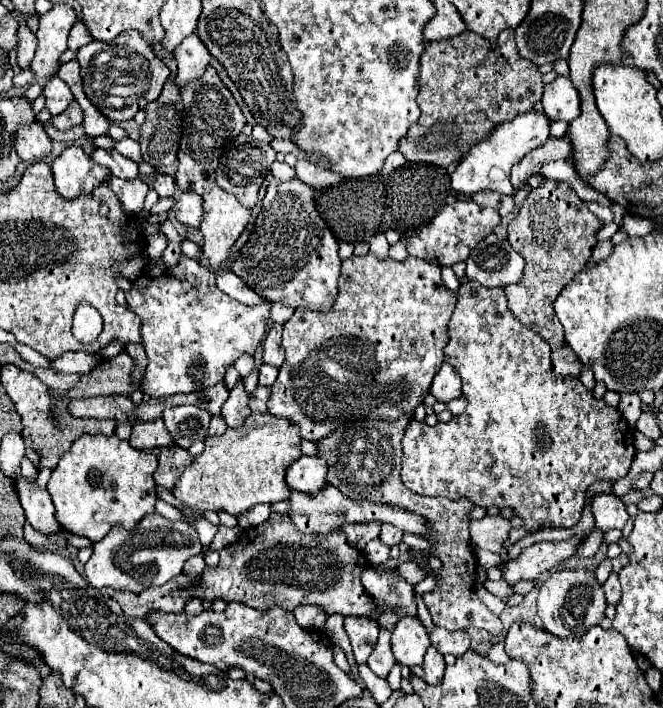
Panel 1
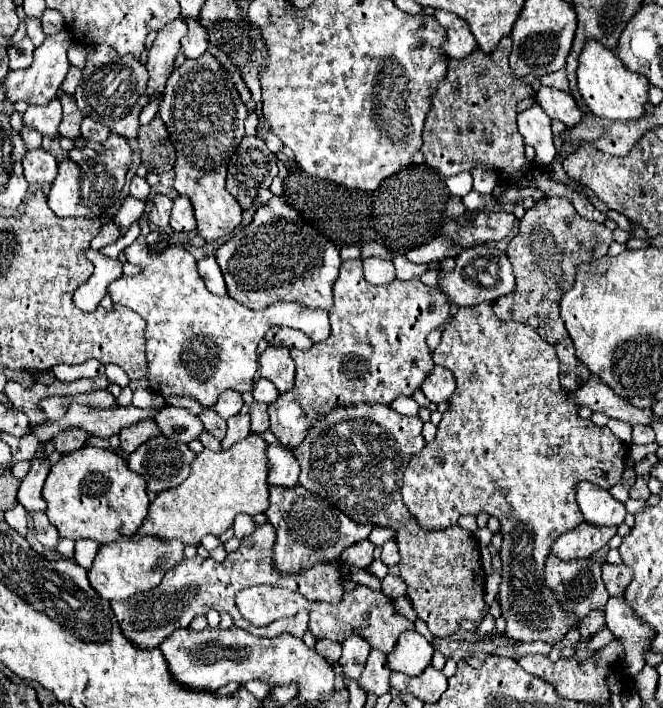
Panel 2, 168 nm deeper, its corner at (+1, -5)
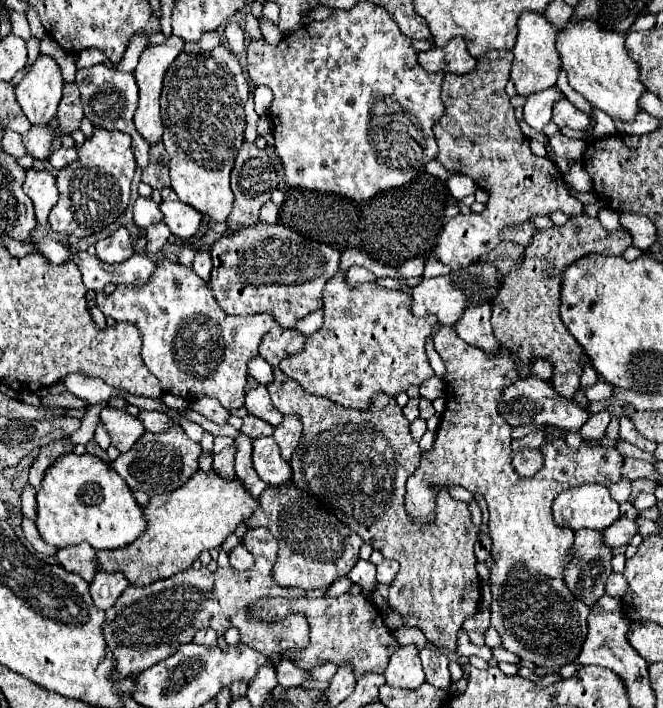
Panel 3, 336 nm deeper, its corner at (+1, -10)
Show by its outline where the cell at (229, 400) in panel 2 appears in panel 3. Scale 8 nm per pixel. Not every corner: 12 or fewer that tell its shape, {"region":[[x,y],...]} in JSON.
{"region":[[209,396],[193,400],[189,410],[215,424],[231,416],[219,400]]}

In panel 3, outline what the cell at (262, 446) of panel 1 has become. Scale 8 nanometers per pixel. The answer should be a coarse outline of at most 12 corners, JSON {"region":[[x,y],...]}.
{"region":[[237,478],[149,498],[143,536],[97,572],[147,586],[219,548],[255,508]]}

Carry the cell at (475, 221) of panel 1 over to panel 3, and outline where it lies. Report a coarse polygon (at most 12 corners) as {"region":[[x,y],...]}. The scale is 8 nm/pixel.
{"region":[[535,224],[511,226],[503,240],[527,246],[535,236]]}

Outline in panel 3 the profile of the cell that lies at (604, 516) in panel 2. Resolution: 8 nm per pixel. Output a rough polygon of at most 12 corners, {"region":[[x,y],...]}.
{"region":[[585,484],[553,500],[557,526],[605,530],[621,518],[603,484]]}

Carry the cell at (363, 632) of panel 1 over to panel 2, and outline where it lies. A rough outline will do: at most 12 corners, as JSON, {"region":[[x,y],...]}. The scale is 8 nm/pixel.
{"region":[[363,637],[343,641],[339,663],[349,679],[359,679],[371,645]]}

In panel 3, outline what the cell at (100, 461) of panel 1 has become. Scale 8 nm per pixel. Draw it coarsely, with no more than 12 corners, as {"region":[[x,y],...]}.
{"region":[[61,454],[35,524],[55,548],[131,544],[141,506],[105,460]]}

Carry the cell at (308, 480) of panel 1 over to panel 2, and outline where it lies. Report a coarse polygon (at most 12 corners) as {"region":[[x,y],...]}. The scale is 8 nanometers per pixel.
{"region":[[269,445],[269,483],[297,485],[301,467],[289,449]]}

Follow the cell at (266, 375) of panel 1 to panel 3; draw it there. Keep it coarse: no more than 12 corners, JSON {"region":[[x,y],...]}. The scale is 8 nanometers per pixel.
{"region":[[265,386],[247,392],[245,408],[273,428],[283,416],[273,410]]}

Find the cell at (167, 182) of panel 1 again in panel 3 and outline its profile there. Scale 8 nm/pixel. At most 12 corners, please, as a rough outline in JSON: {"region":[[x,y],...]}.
{"region":[[149,226],[145,252],[159,254],[171,232],[165,226]]}

